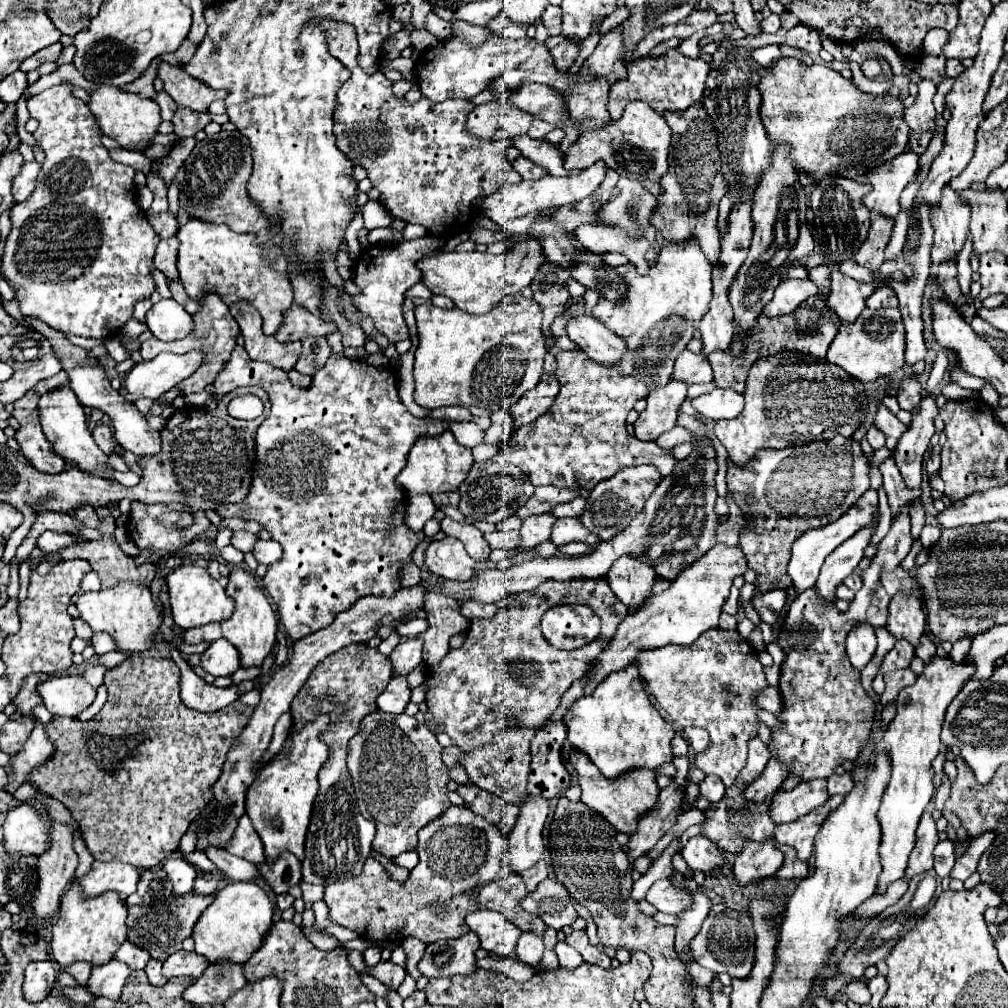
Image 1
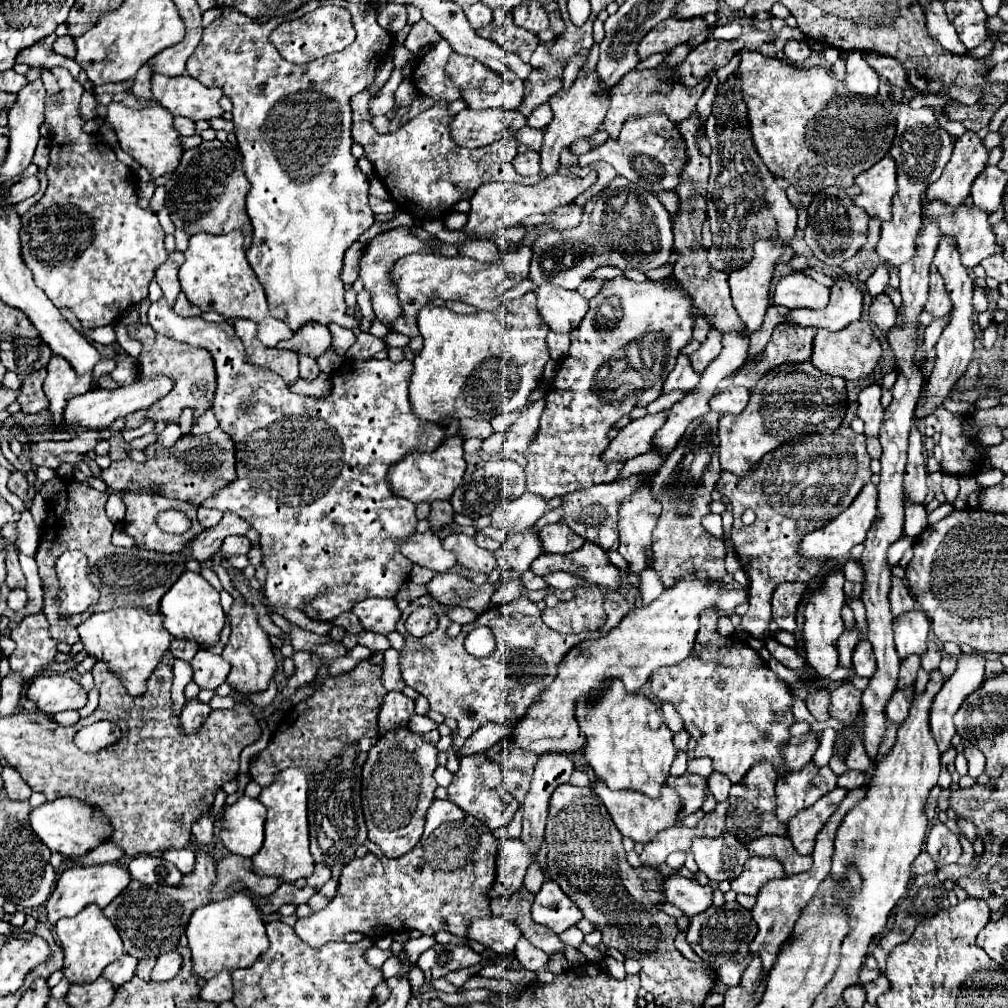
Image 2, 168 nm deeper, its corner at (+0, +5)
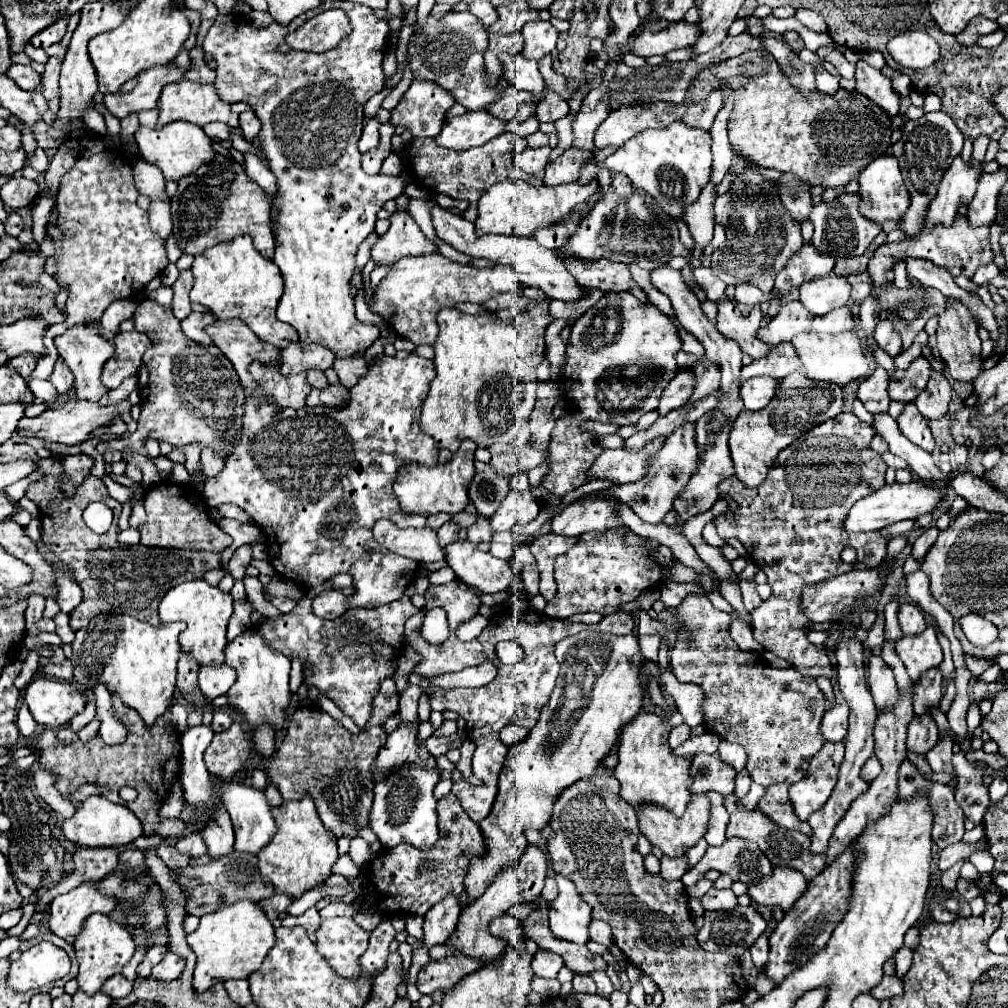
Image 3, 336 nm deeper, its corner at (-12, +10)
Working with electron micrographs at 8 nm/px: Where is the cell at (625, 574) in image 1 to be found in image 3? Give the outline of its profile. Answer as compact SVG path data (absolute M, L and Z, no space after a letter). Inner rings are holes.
M683 424L679 426L663 444L663 448L649 456L649 472L643 476L643 480L623 486L613 486L607 490L599 490L595 494L601 496L619 496L621 502L627 502L633 512L649 524L663 522L663 516L671 510L673 500L677 494L685 488L685 484L691 480L693 472L697 472L697 444L695 444L695 424Z

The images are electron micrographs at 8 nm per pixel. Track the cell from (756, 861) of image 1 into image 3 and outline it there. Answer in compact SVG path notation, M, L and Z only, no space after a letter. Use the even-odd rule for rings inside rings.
M775 868L771 878L749 886L749 896L769 910L781 908L783 912L789 912L805 894L805 888L807 880L801 872L795 872L791 868Z

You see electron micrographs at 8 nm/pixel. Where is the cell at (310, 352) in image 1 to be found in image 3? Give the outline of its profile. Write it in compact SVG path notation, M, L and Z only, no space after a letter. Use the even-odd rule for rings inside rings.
M309 370L309 372L307 372L307 384L311 384L311 388L319 388L319 390L329 386L325 374L319 372L319 370Z

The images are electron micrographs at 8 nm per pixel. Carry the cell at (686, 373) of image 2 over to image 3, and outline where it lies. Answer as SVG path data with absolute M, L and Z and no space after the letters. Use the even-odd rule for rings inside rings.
M679 372L671 382L669 386L663 390L663 396L661 396L661 402L659 402L659 416L665 416L673 410L679 410L687 404L689 396L693 392L693 378L689 376L689 372Z

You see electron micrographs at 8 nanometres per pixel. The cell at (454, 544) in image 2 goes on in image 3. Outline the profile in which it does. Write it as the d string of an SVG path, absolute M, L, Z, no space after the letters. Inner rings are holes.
M457 540L445 548L447 564L455 570L457 578L471 588L479 588L485 594L507 590L513 580L509 562L493 558L489 552L481 552L469 540Z

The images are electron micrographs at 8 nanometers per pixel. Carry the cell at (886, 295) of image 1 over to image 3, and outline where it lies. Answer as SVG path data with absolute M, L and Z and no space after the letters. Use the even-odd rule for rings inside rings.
M881 320L873 332L879 348L883 352L887 352L889 356L897 356L901 352L901 336L899 332L893 330L893 322L891 320Z

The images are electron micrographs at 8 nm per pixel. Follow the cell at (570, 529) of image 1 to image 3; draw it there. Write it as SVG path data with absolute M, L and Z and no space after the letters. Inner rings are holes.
M547 534L547 536L537 538L531 544L531 554L535 556L537 566L539 566L539 574L541 574L539 594L545 598L545 602L553 600L553 596L557 594L555 580L553 580L553 564L555 564L555 558L559 554L565 554L575 542L577 542L577 538L565 538L565 536Z

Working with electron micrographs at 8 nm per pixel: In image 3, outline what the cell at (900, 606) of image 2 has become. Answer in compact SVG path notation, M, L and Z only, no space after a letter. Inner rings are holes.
M905 604L899 608L899 626L905 636L915 636L927 628L927 620L915 604Z

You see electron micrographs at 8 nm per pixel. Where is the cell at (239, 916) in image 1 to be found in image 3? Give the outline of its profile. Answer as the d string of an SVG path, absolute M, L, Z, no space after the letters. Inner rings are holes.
M239 900L233 906L201 916L197 930L187 936L187 944L197 956L193 972L193 988L197 994L201 994L217 982L225 982L229 978L233 980L247 978L251 972L261 968L263 958L275 944L275 928L271 926L269 918L259 908L259 904Z

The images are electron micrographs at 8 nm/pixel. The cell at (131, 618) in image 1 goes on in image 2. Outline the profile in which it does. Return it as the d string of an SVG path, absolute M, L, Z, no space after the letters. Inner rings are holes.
M115 607L107 613L93 613L77 629L87 653L99 661L107 661L121 677L129 695L143 695L147 691L145 681L171 643L171 635L163 627L163 617L159 613L147 613L147 609L141 607Z

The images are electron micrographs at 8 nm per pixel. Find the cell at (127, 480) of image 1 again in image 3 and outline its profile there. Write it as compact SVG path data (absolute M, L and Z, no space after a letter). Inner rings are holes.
M33 471L29 476L24 479L18 481L15 484L9 485L4 489L5 494L15 503L18 503L22 497L25 496L25 491L27 486L30 483L35 482L36 480L42 480L44 478L44 474L41 474L39 471Z

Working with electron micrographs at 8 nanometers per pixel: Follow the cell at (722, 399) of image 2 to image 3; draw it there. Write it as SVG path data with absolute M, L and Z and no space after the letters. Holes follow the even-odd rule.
M755 376L743 382L741 386L741 398L745 402L747 410L761 410L769 400L775 396L779 380L773 376Z

